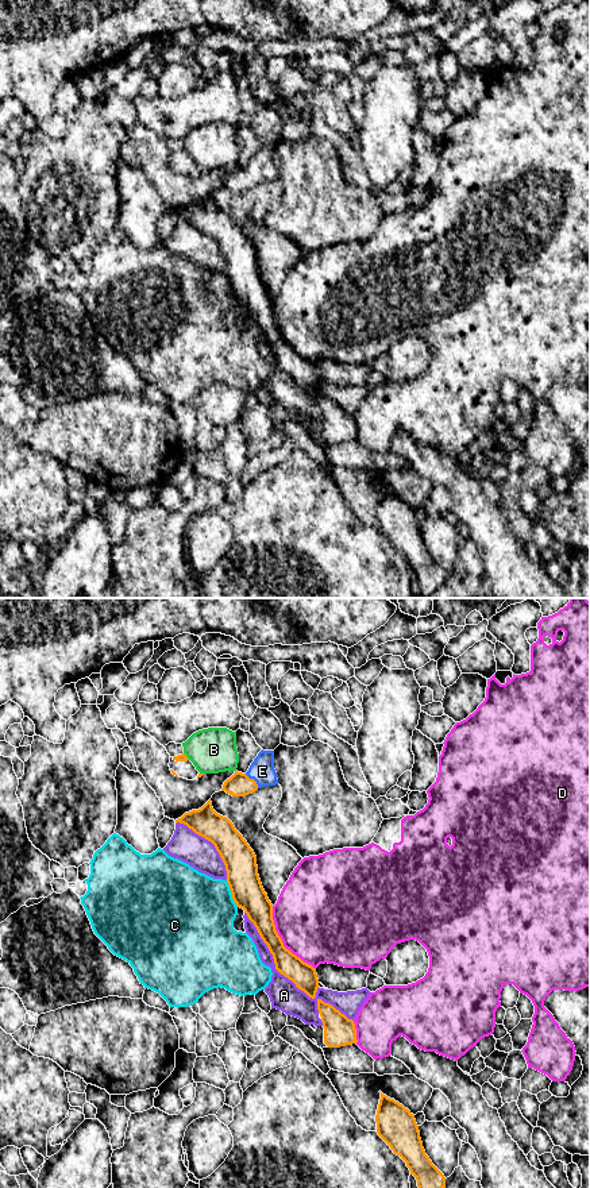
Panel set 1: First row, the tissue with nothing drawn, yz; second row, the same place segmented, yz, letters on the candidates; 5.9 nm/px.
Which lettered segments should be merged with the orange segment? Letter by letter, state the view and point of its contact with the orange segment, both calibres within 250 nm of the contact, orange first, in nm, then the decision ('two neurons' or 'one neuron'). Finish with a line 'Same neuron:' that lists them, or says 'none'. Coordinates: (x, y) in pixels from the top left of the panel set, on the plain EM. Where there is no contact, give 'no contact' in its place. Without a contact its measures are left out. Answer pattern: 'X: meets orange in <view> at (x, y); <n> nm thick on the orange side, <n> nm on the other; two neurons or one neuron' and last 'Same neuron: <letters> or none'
A: meets orange in yz at (286, 371); 150 nm thick on the orange side, 180 nm on the other; two neurons
B: meets orange in yz at (186, 151); 50 nm thick on the orange side, 260 nm on the other; two neurons
C: meets orange in yz at (231, 288); 190 nm thick on the orange side, 480 nm on the other; two neurons
D: meets orange in yz at (281, 336); 160 nm thick on the orange side, 480 nm on the other; two neurons
E: meets orange in yz at (253, 174); 140 nm thick on the orange side, 150 nm on the other; one neuron
Same neuron: E

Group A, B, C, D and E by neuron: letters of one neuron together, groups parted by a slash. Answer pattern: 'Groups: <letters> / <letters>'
Groups: A / B / C / D / E

